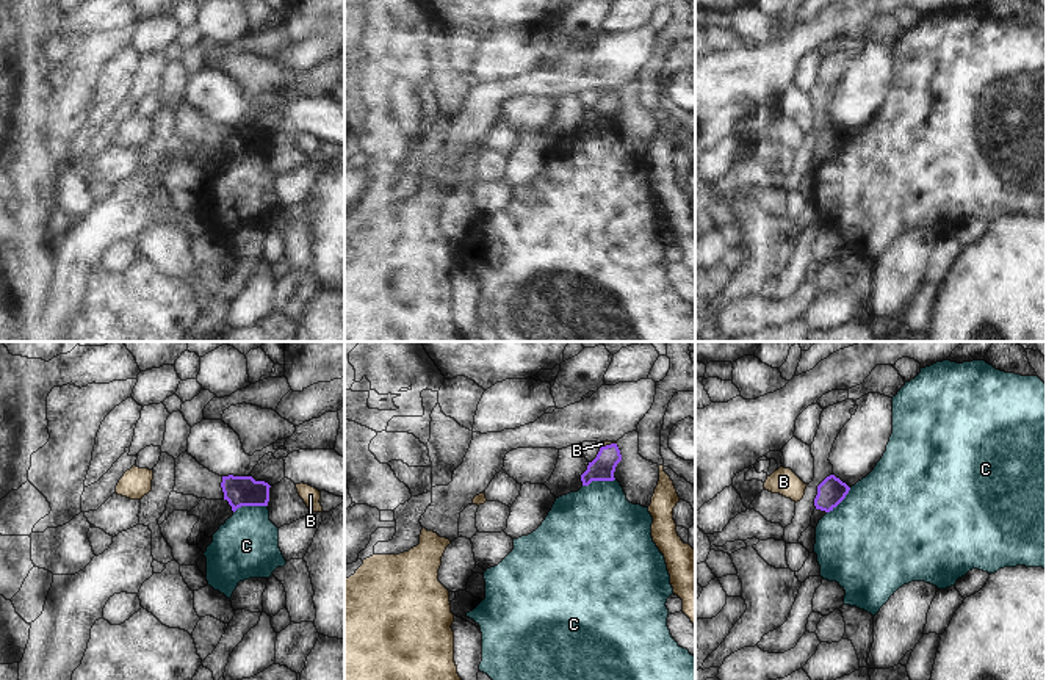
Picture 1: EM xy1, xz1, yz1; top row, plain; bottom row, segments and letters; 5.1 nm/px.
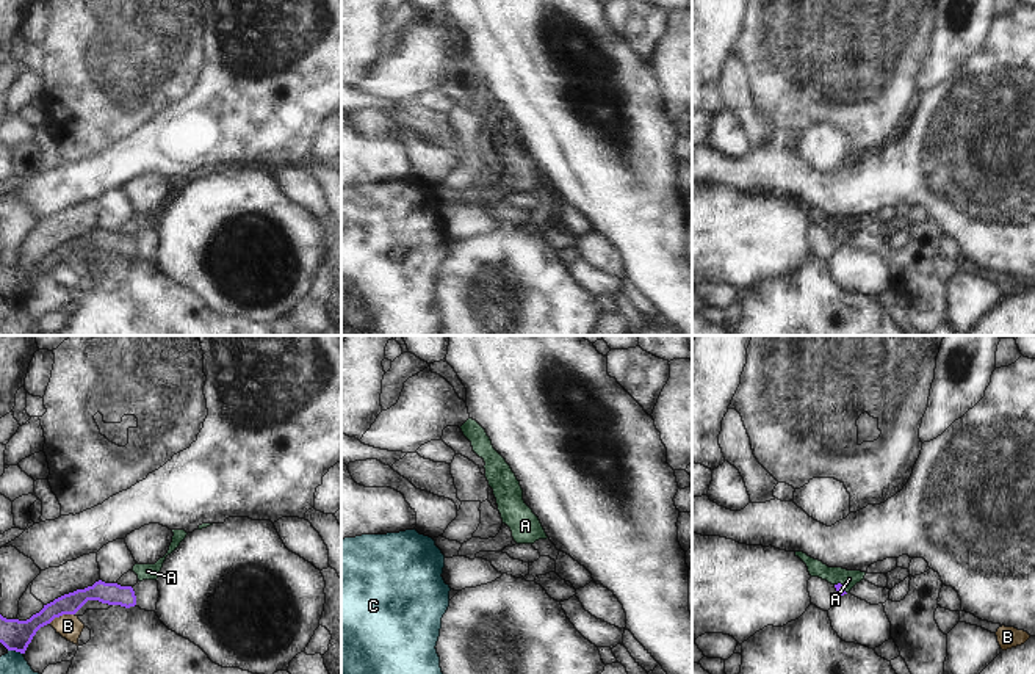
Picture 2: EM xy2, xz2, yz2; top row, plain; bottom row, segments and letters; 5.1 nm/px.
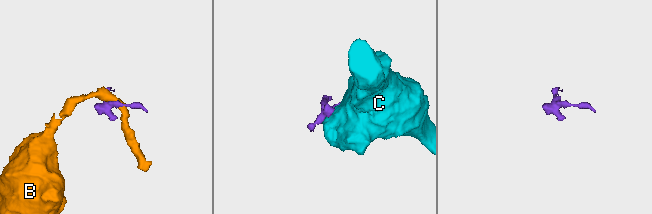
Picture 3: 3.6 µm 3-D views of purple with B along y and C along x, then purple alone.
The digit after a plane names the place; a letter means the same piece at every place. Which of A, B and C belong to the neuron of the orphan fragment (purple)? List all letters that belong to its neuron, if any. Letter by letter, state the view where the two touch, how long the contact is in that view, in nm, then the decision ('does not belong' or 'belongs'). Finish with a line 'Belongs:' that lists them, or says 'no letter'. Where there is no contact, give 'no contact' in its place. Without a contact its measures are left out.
A: contact in yz2; length 80 nm; belongs
B: contact in xy2; length 140 nm; does not belong
C: contact in xy1; length 180 nm; does not belong
Belongs: A

